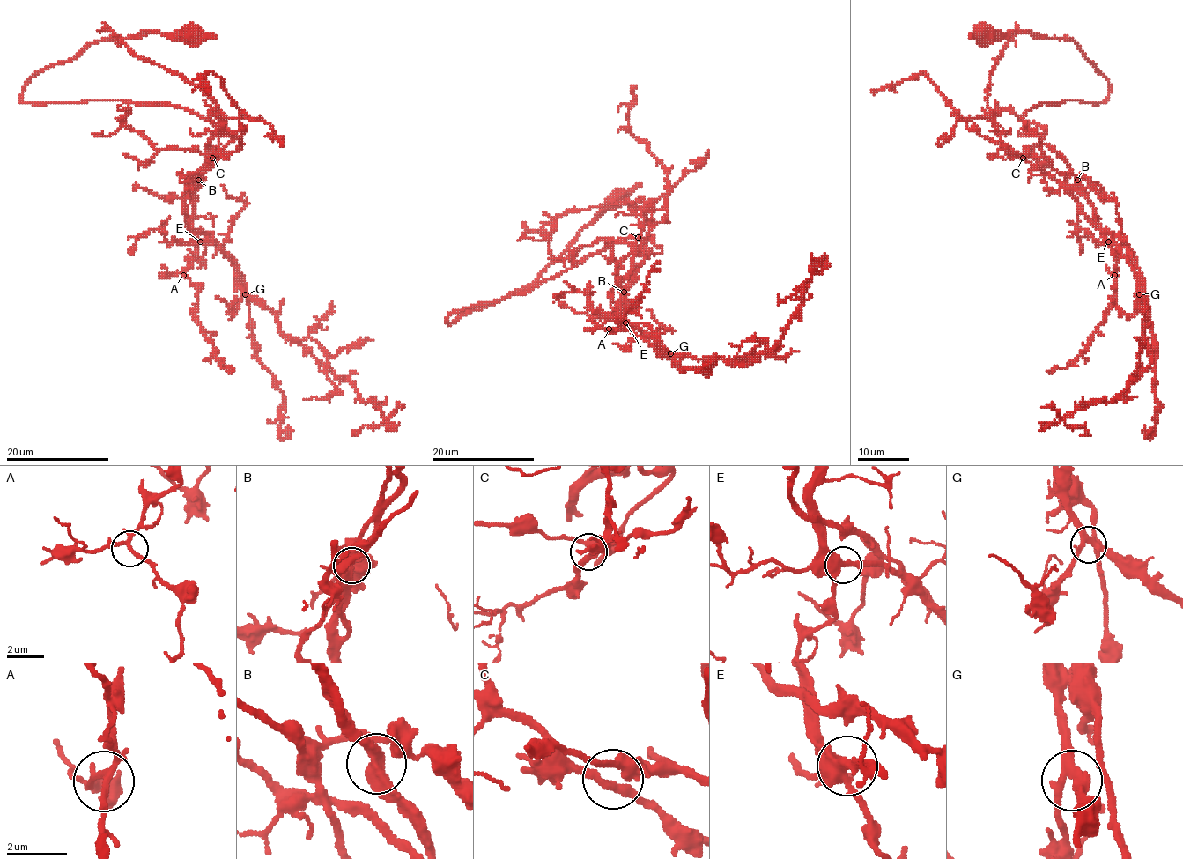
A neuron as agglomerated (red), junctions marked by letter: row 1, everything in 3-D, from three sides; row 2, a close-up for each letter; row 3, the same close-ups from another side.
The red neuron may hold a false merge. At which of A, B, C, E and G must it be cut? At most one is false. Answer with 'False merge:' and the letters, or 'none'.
False merge: none

